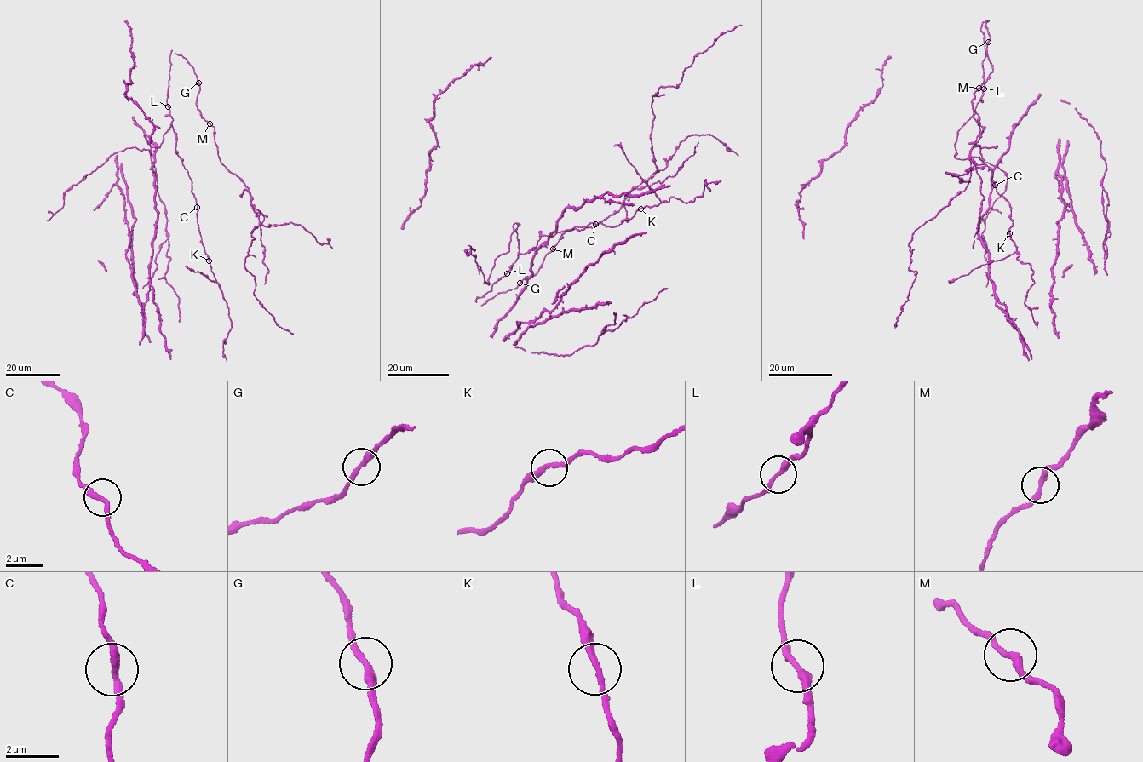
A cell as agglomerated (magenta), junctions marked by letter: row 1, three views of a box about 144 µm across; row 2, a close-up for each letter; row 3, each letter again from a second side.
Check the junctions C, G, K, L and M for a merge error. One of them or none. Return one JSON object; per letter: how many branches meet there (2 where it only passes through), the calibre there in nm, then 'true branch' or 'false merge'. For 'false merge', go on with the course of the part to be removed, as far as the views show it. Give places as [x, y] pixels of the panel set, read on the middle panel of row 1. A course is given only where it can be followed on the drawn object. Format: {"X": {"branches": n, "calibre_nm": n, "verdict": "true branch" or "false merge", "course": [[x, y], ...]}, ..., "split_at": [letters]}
{"C": {"branches": 2, "calibre_nm": 260, "verdict": "true branch"}, "G": {"branches": 2, "calibre_nm": 260, "verdict": "true branch"}, "K": {"branches": 2, "calibre_nm": 240, "verdict": "true branch"}, "L": {"branches": 2, "calibre_nm": 240, "verdict": "true branch"}, "M": {"branches": 2, "calibre_nm": 240, "verdict": "true branch"}, "split_at": []}

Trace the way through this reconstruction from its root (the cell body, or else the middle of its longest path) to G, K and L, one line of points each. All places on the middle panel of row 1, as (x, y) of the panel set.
G: (517, 237), (519, 251), (511, 268), (491, 285), (490, 292), (476, 297), (476, 302), (481, 305), (519, 283)
K: (517, 237), (524, 254), (542, 236), (574, 227), (581, 230), (592, 222), (612, 227), (640, 209)
L: (517, 237), (519, 254), (507, 273)

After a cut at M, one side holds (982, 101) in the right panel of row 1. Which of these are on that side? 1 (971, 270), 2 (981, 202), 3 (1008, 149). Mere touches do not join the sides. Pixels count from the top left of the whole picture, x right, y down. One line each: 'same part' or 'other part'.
1: same part
2: other part
3: same part

